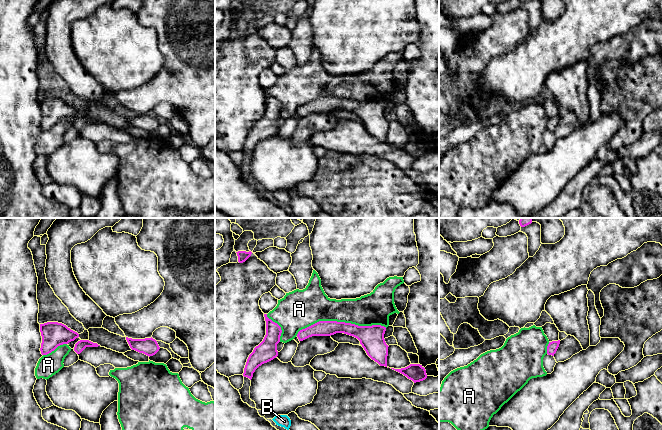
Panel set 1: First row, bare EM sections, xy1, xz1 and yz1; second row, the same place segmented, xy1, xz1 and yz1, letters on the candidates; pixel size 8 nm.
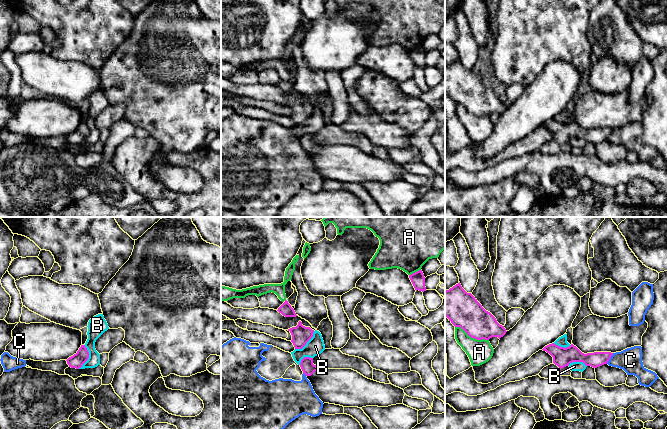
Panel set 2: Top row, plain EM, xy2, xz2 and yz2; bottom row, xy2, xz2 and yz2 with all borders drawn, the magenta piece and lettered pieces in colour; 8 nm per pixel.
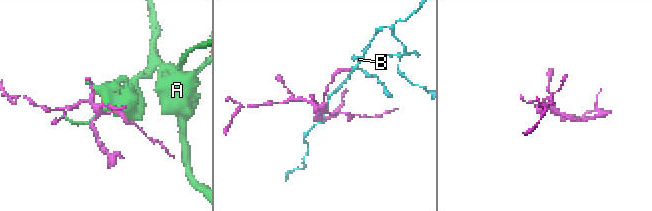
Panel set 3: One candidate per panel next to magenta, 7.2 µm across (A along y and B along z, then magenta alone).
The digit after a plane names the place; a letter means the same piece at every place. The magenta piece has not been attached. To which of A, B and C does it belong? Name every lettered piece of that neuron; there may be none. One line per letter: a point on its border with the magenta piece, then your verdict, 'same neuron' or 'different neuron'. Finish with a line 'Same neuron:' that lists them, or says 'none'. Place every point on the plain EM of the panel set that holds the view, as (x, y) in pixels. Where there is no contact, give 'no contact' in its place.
A: meets magenta in xz1 at (340, 98); same neuron
B: meets magenta in xy2 at (88, 133); different neuron
C: meets magenta in yz2 at (610, 133); different neuron
Same neuron: A

